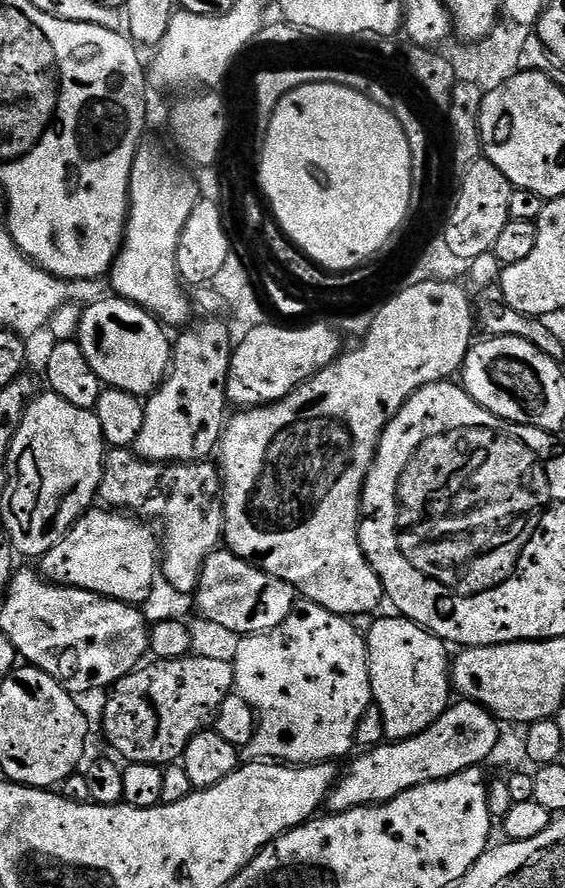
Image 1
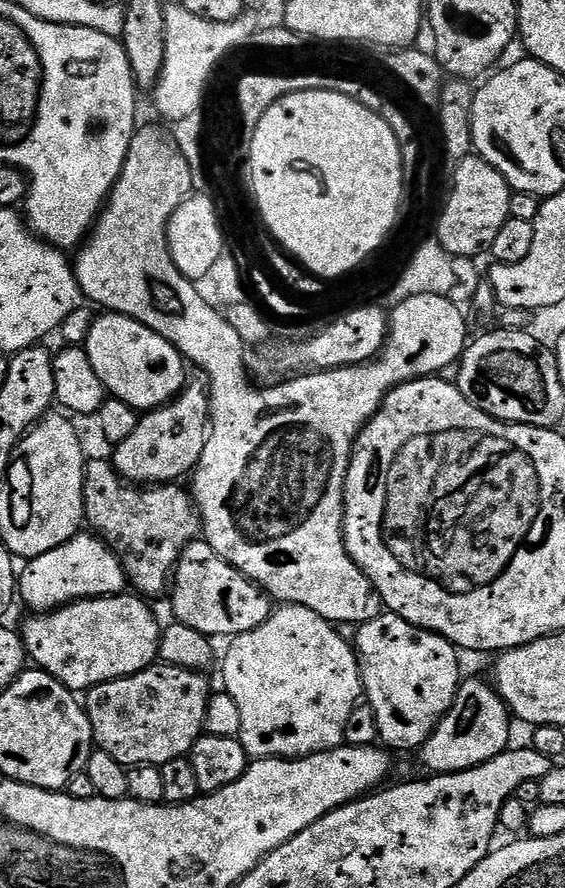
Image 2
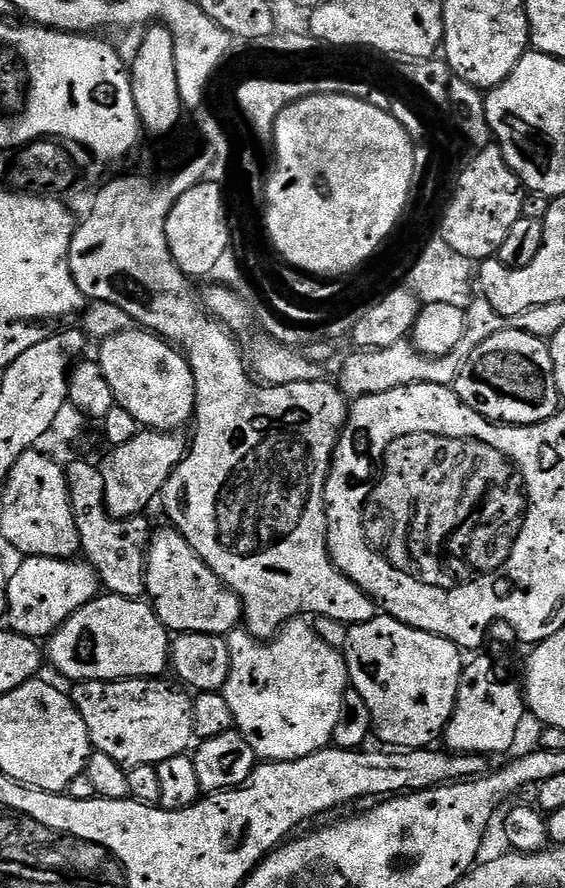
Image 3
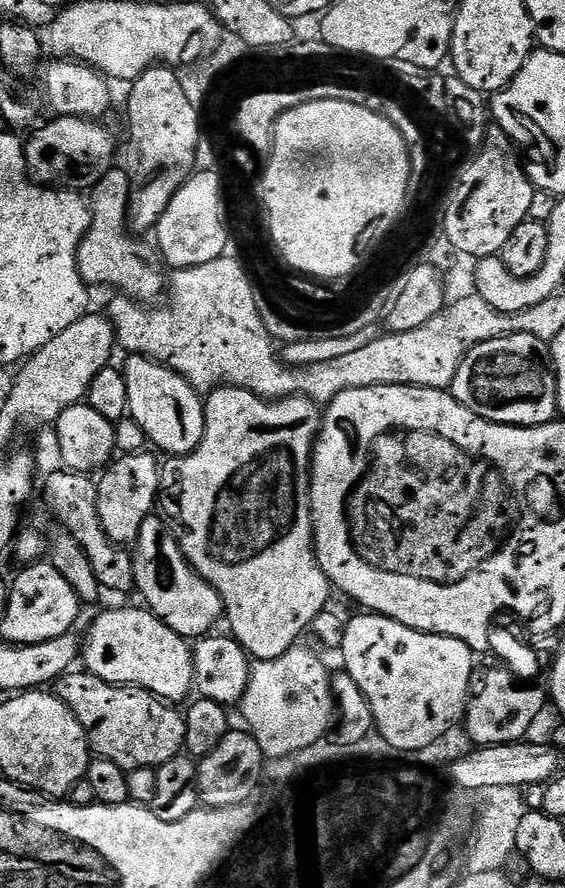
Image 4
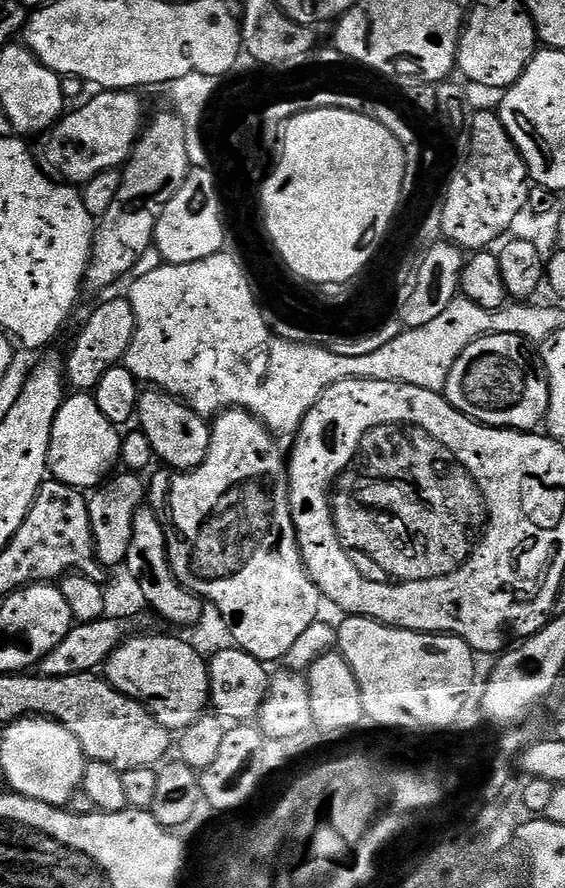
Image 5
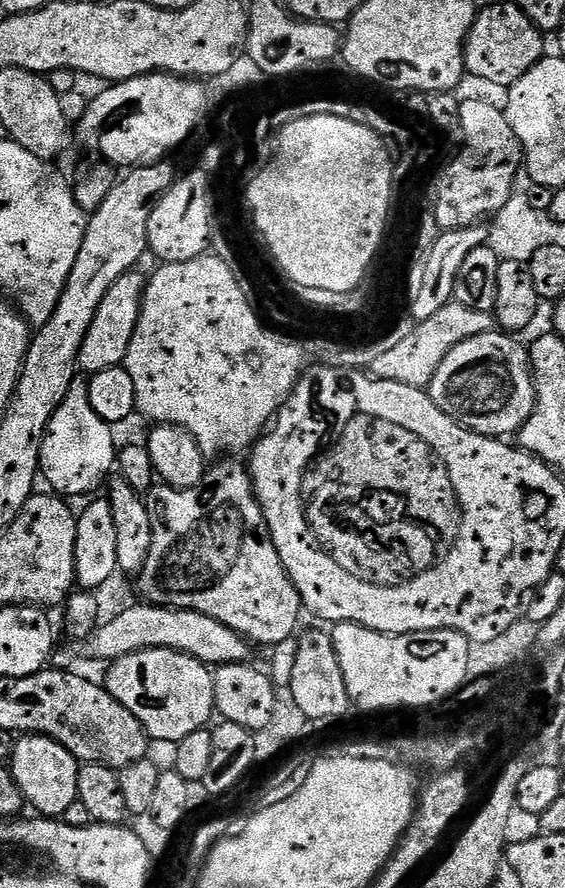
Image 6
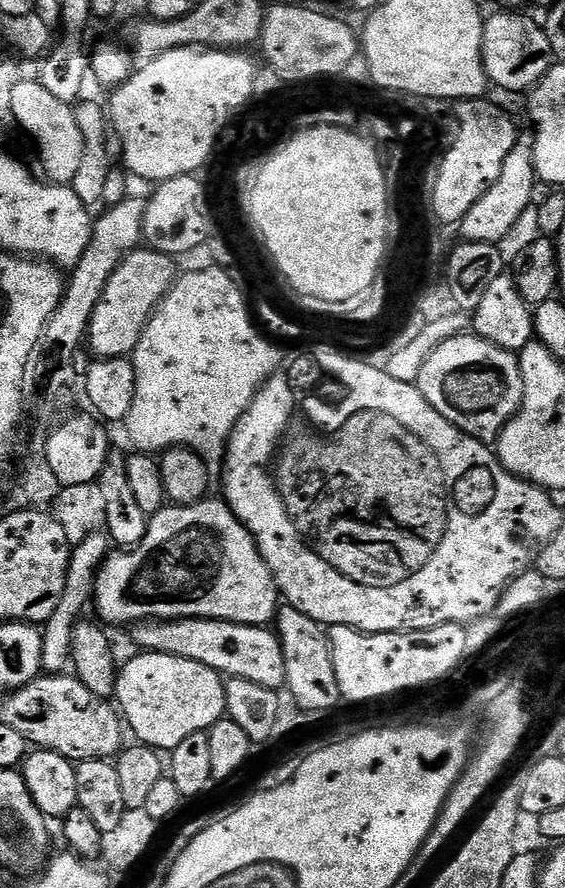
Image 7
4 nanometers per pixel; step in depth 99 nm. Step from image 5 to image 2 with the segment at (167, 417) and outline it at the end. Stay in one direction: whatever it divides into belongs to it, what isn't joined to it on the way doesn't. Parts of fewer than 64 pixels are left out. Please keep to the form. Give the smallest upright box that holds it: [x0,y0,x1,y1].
[82,311,186,414]

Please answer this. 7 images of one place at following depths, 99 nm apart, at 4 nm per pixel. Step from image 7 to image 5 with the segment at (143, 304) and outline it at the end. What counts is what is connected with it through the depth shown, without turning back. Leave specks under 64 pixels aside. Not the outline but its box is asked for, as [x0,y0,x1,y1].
[66,298,134,393]

